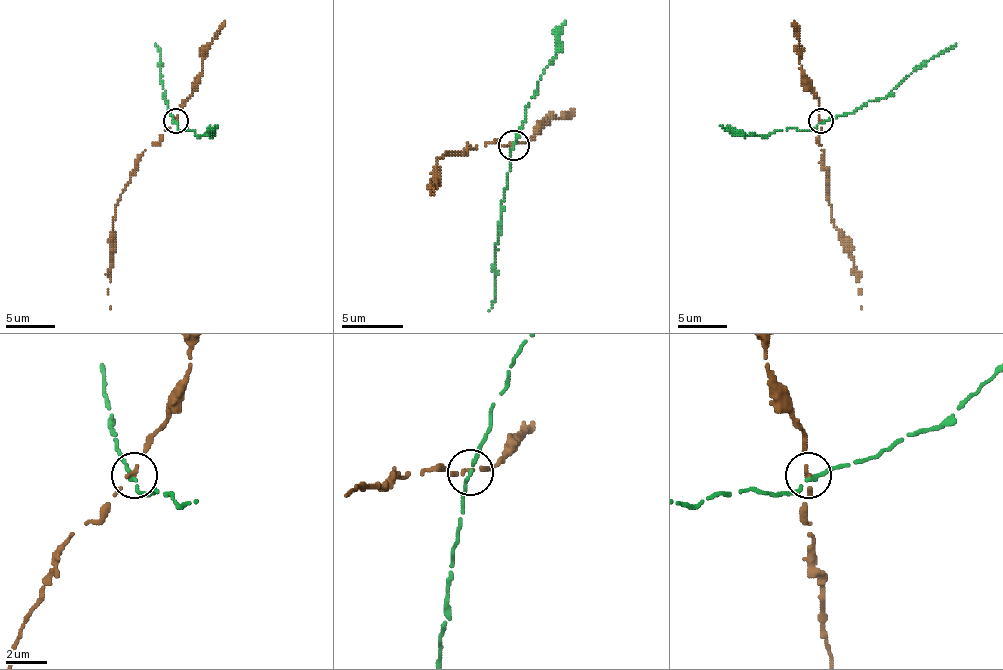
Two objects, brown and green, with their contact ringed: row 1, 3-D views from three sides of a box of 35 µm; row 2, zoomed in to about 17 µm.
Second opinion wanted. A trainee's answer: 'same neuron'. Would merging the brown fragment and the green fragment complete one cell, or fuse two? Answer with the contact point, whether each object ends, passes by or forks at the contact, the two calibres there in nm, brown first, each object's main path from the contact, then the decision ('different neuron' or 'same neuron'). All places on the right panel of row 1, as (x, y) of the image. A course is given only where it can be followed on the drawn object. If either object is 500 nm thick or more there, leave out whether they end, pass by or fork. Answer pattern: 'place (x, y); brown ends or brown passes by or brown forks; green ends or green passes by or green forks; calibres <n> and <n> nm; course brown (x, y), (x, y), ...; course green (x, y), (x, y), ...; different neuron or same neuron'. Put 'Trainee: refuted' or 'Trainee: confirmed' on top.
Trainee: refuted
place (821, 121); brown passes by; green passes by; calibres 140 and 180 nm; course brown (821, 120), (819, 143), (824, 152), (826, 195), (834, 227), (854, 262), (861, 309); course green (821, 123), (854, 113), (869, 100), (883, 98), (913, 71), (955, 43); different neuron

